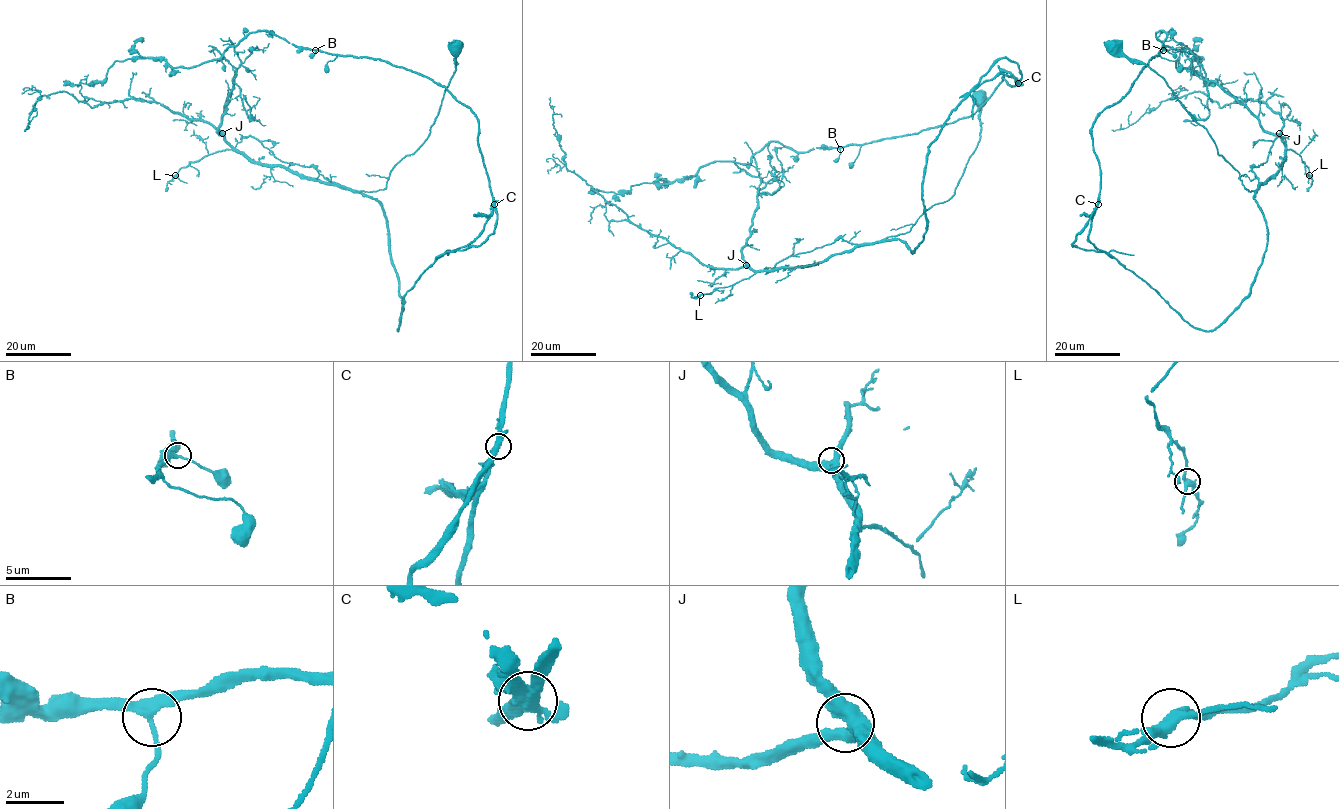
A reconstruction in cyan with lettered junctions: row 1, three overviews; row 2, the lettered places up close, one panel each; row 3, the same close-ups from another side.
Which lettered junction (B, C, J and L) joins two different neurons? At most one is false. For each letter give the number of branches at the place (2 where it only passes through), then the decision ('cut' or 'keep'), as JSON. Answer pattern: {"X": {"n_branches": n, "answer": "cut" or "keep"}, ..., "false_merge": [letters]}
{"B": {"n_branches": 3, "answer": "keep"}, "C": {"n_branches": 3, "answer": "cut"}, "J": {"n_branches": 3, "answer": "keep"}, "L": {"n_branches": 3, "answer": "keep"}, "false_merge": ["C"]}

